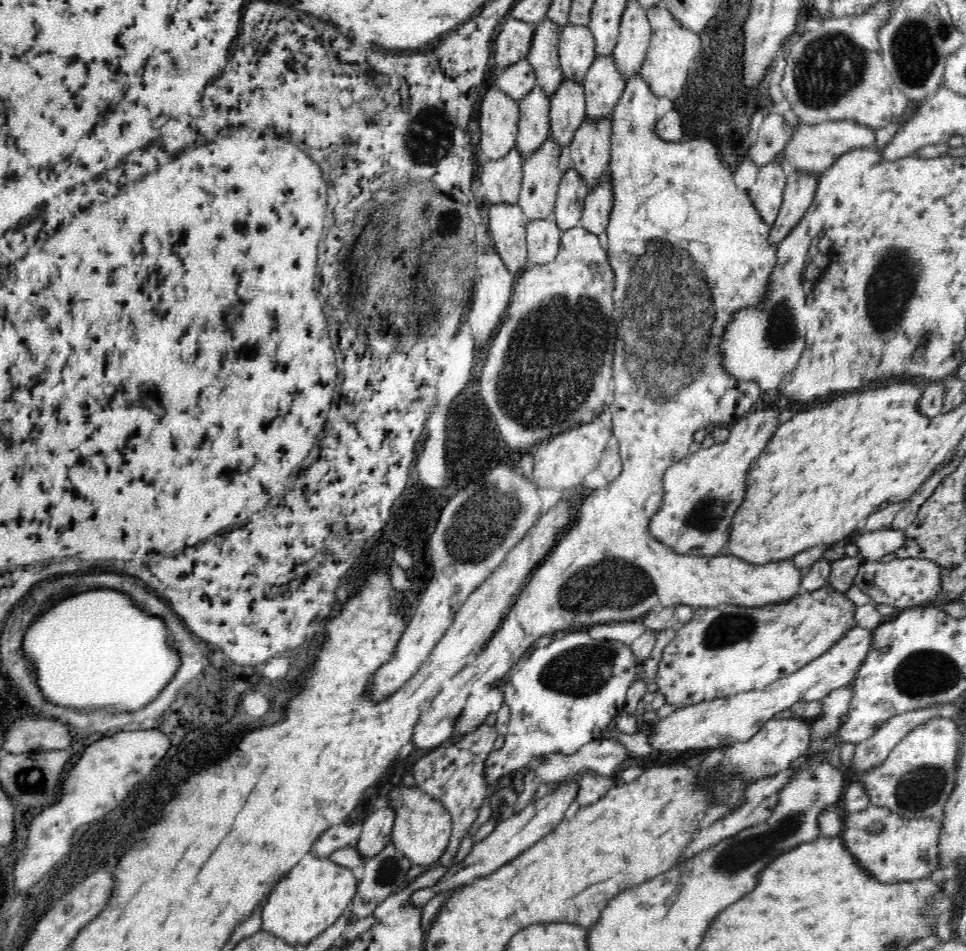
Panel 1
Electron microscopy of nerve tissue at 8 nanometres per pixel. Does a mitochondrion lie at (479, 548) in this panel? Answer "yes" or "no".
yes

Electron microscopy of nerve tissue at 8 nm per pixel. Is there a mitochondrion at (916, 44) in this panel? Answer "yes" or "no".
yes

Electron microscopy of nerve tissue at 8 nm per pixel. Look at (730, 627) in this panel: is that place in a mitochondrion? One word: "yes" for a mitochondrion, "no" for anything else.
yes

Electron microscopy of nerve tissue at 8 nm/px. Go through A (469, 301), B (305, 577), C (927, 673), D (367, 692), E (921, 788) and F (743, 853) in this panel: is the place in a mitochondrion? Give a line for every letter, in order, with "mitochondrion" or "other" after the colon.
A: other
B: other
C: mitochondrion
D: other
E: mitochondrion
F: mitochondrion

